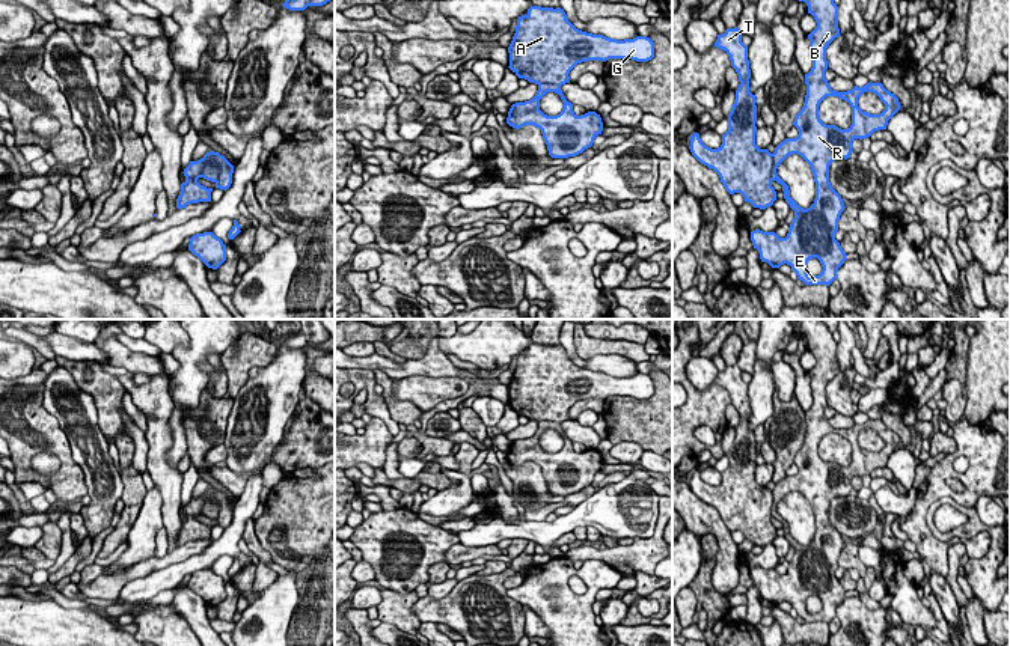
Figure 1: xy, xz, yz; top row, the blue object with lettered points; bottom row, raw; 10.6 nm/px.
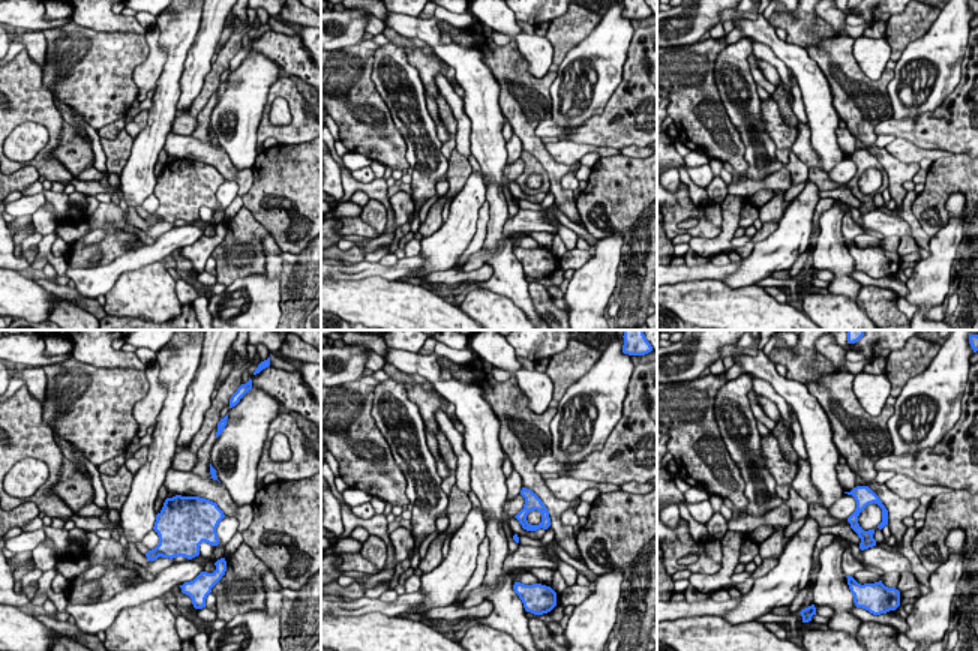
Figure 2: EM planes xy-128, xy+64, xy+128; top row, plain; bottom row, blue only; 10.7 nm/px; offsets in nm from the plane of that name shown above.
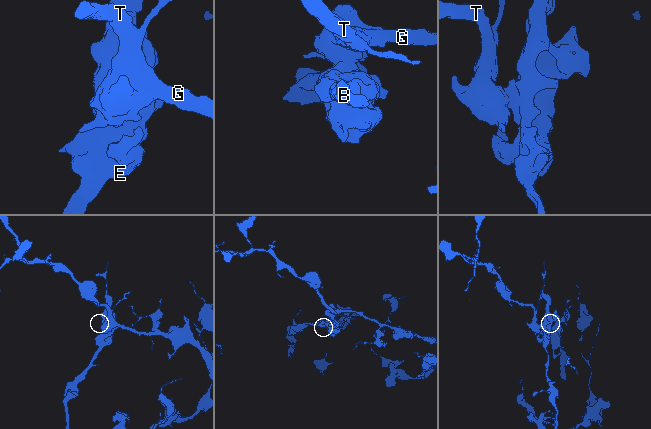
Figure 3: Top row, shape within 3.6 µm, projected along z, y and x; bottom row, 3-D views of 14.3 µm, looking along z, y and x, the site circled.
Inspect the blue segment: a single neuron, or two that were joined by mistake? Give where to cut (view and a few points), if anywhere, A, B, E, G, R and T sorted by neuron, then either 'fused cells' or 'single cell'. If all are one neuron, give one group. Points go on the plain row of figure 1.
xy (213, 490), (211, 502), (217, 506), (216, 518) | A G T / B E R | fused cells

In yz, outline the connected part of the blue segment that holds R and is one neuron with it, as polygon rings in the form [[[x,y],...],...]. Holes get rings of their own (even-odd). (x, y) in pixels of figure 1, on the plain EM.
[[[791,319],[790,324],[793,334],[806,340],[808,351],[817,360],[817,364],[808,372],[813,405],[805,411],[805,440],[793,459],[799,471],[781,479],[772,491],[772,518],[782,523],[784,536],[794,548],[794,556],[785,575],[779,575],[775,569],[755,566],[751,569],[751,578],[761,599],[767,599],[772,605],[787,601],[805,622],[829,623],[846,598],[846,590],[835,577],[838,557],[846,544],[829,520],[829,503],[835,497],[850,495],[855,476],[862,477],[874,468],[886,467],[888,458],[900,447],[900,440],[882,420],[870,419],[847,429],[831,426],[825,416],[826,385],[840,373],[838,343],[822,319]],[[864,429],[876,431],[885,441],[885,447],[879,452],[862,449],[858,444],[858,435]],[[826,434],[838,434],[850,441],[852,462],[847,467],[820,458],[819,443]],[[793,491],[800,492],[810,501],[816,520],[816,536],[806,547],[790,535],[788,523],[776,510],[778,503]],[[813,595],[820,598],[823,607],[819,613],[810,614],[806,599]]]

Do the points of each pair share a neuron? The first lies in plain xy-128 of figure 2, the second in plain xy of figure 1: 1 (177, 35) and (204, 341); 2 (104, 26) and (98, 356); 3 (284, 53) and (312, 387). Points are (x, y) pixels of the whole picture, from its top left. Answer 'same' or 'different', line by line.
1: same
2: different
3: same

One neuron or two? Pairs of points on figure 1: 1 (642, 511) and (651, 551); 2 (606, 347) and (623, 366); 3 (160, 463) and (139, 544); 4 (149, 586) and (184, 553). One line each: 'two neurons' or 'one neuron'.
1: two neurons
2: two neurons
3: two neurons
4: two neurons

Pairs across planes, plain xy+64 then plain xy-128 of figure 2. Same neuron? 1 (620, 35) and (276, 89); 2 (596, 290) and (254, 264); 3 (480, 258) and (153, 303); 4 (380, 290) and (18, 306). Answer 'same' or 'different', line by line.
1: different
2: different
3: different
4: same

